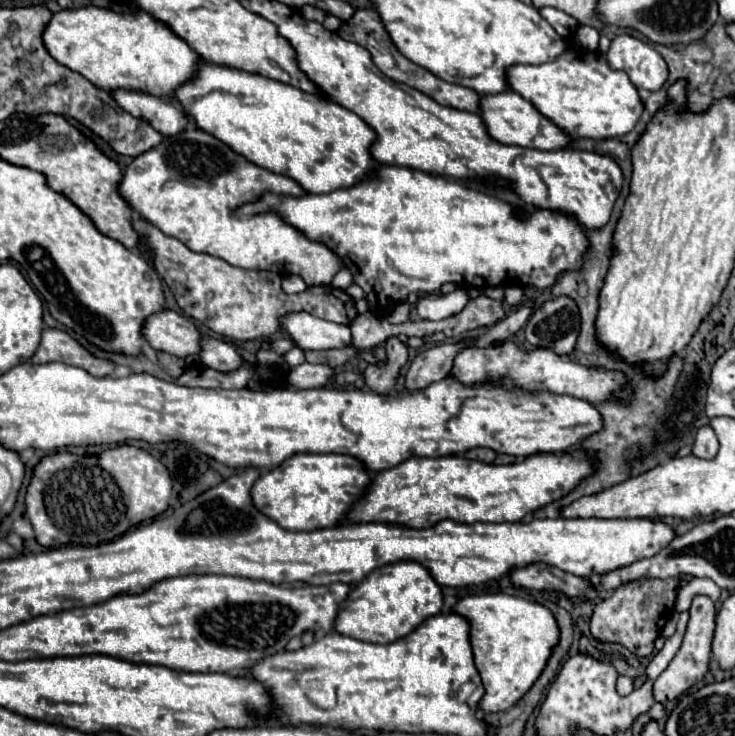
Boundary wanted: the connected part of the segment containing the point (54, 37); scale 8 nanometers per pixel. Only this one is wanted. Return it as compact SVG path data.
M83 6L77 10L61 10L53 14L51 24L43 32L43 42L49 54L63 66L83 74L95 86L113 90L137 90L163 100L175 100L175 90L191 82L199 72L199 62L203 60L183 38L179 38L165 22L153 18L141 8L133 12L115 12L111 8Z

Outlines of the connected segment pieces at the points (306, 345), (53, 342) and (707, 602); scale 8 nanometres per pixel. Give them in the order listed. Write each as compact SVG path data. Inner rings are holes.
M293 312L281 320L283 332L303 350L329 350L345 348L351 344L351 330L345 324L335 324L315 318L307 312Z
M45 328L41 336L41 344L33 354L35 364L45 362L65 362L69 366L83 368L93 376L109 376L115 370L115 364L105 358L93 356L85 350L71 334L57 328Z
M695 596L691 608L689 608L691 620L685 632L685 640L679 648L679 652L675 654L675 658L671 660L671 664L659 674L659 678L653 684L653 696L655 702L667 702L667 700L675 700L677 696L681 696L685 690L689 690L691 686L695 686L697 682L701 682L709 670L709 658L711 658L711 640L713 640L713 630L715 630L715 604L711 598L707 596Z

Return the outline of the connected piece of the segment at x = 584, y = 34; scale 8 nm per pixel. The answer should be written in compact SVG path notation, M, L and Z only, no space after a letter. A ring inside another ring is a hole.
M581 24L579 30L577 30L577 40L581 42L583 48L595 52L595 50L597 50L597 44L599 44L599 30L593 28L593 26Z

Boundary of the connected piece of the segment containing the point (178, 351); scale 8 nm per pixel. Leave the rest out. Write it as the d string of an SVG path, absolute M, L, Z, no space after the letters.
M165 308L147 316L141 334L155 350L163 350L179 358L199 354L199 328L173 310Z

